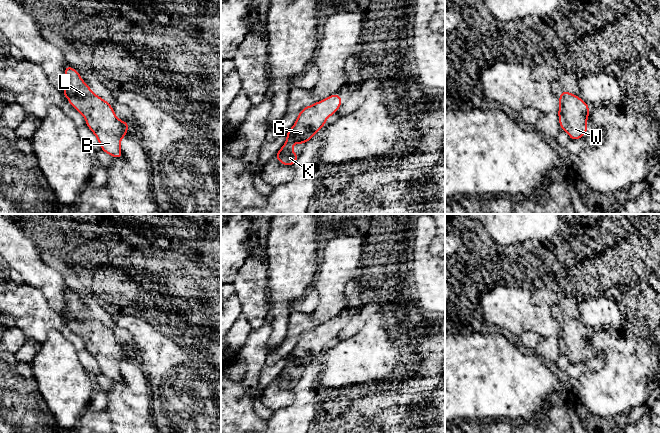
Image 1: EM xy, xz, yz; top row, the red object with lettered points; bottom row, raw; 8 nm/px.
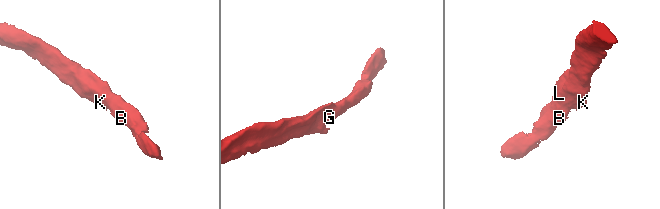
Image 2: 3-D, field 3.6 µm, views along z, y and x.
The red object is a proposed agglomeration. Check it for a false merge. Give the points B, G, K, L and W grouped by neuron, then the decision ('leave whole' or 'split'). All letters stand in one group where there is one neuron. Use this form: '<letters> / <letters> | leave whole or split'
B G K L W | leave whole

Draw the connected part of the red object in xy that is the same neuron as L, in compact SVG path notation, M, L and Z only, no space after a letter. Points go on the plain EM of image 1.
M66 289L67 311L61 316L86 343L86 349L96 359L102 375L121 382L120 364L127 359L128 347L119 344L109 326L103 324L81 303L77 294Z

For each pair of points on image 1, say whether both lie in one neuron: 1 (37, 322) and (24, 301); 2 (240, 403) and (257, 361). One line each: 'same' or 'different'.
1: same
2: same

